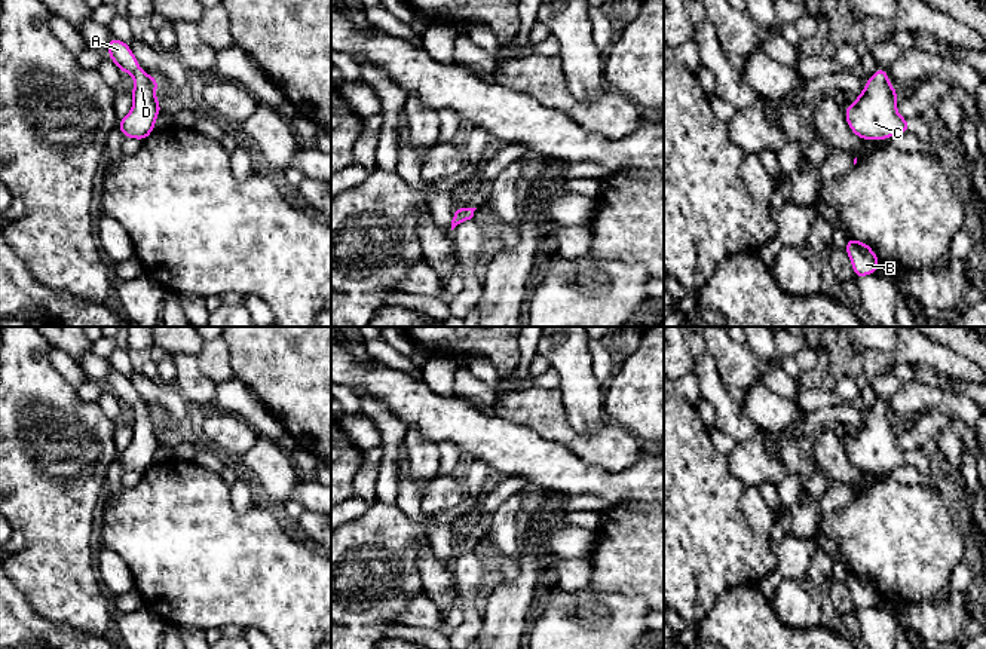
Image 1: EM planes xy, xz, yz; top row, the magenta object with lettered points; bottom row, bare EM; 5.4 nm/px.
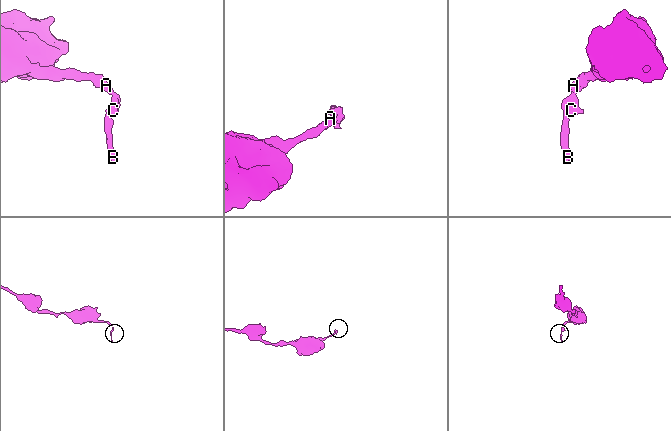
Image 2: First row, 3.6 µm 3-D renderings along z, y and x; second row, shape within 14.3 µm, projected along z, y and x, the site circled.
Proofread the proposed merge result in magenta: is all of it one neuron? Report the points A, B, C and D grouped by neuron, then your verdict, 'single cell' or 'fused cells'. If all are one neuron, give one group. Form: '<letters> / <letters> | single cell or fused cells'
A B C D | single cell

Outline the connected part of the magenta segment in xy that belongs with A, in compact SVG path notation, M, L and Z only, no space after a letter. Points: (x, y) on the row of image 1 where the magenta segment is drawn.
M114 36L108 42L108 58L122 73L134 76L132 108L126 117L119 120L117 128L126 138L143 141L154 131L154 120L162 110L156 100L159 80L143 71L129 45Z

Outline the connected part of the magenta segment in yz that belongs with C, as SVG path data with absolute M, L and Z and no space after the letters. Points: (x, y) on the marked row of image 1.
M879 67L864 86L861 94L857 94L855 104L846 104L845 117L851 131L861 140L888 140L895 134L909 132L910 122L897 113L897 91L887 77L887 68Z

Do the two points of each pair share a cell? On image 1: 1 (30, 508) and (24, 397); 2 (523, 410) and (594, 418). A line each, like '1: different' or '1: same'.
1: same
2: different

